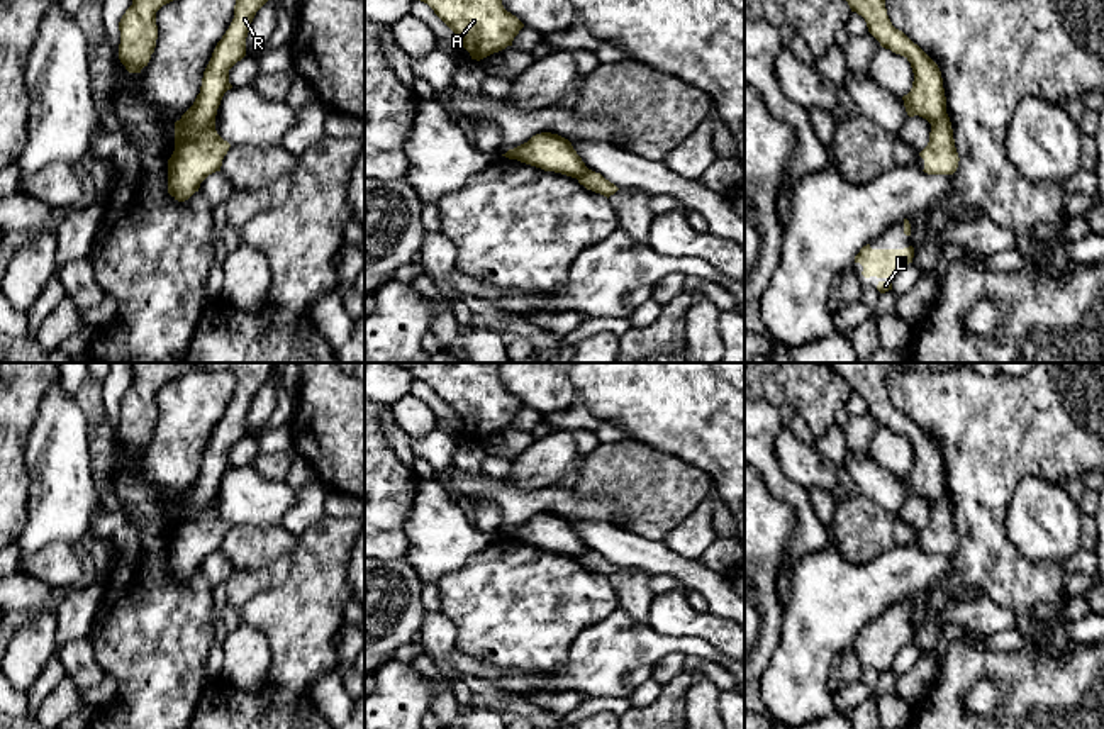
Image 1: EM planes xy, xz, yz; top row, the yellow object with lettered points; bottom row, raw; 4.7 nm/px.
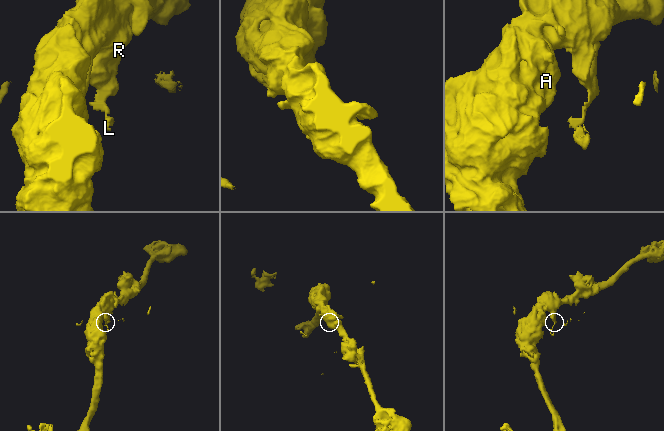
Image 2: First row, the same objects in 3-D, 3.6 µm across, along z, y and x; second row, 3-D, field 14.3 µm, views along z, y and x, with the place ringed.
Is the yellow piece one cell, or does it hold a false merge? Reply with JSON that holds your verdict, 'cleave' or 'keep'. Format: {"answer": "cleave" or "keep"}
{"answer": "cleave"}

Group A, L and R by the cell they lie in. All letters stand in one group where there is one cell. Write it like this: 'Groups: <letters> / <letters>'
Groups: A R / L

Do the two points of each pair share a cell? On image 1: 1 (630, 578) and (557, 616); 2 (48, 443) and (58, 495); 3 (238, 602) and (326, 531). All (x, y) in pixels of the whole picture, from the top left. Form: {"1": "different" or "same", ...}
{"1": "different", "2": "same", "3": "different"}

